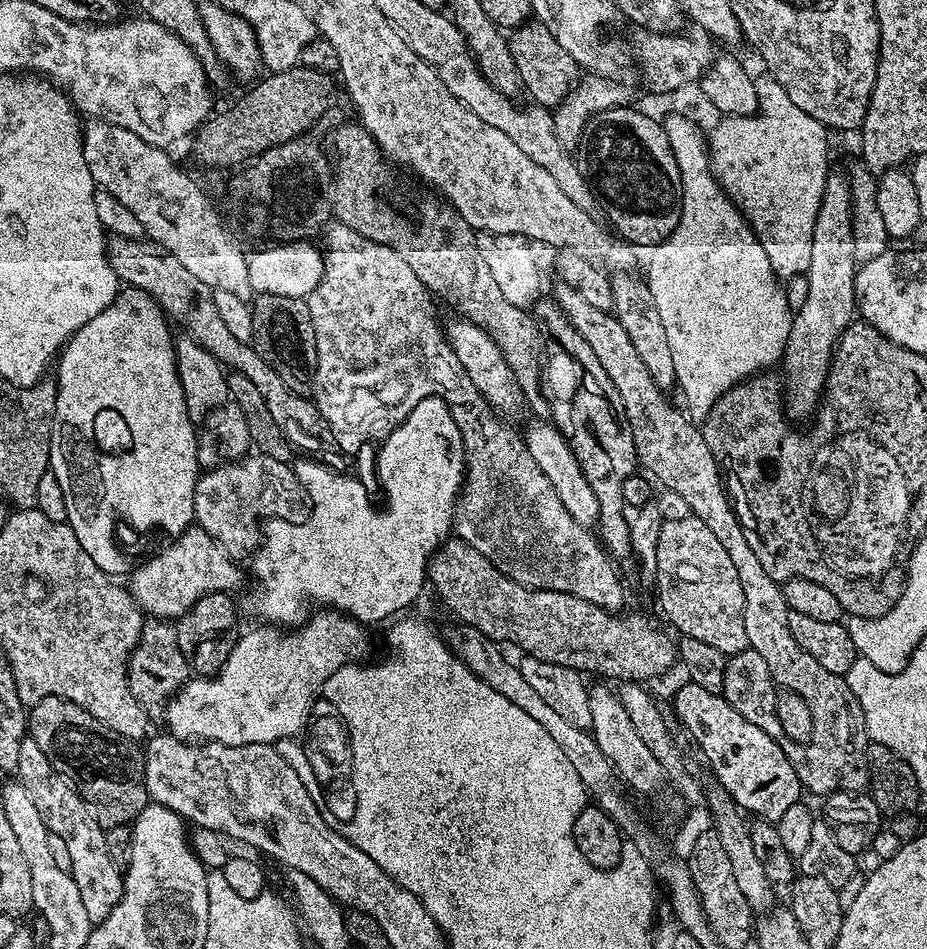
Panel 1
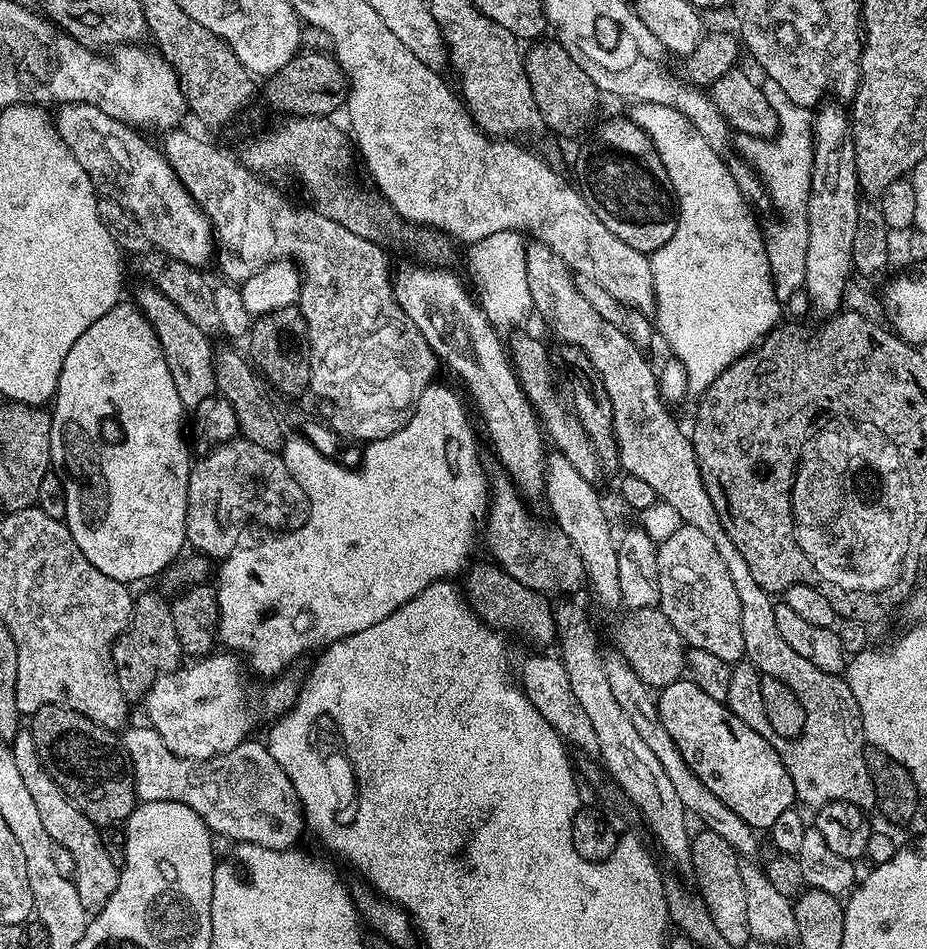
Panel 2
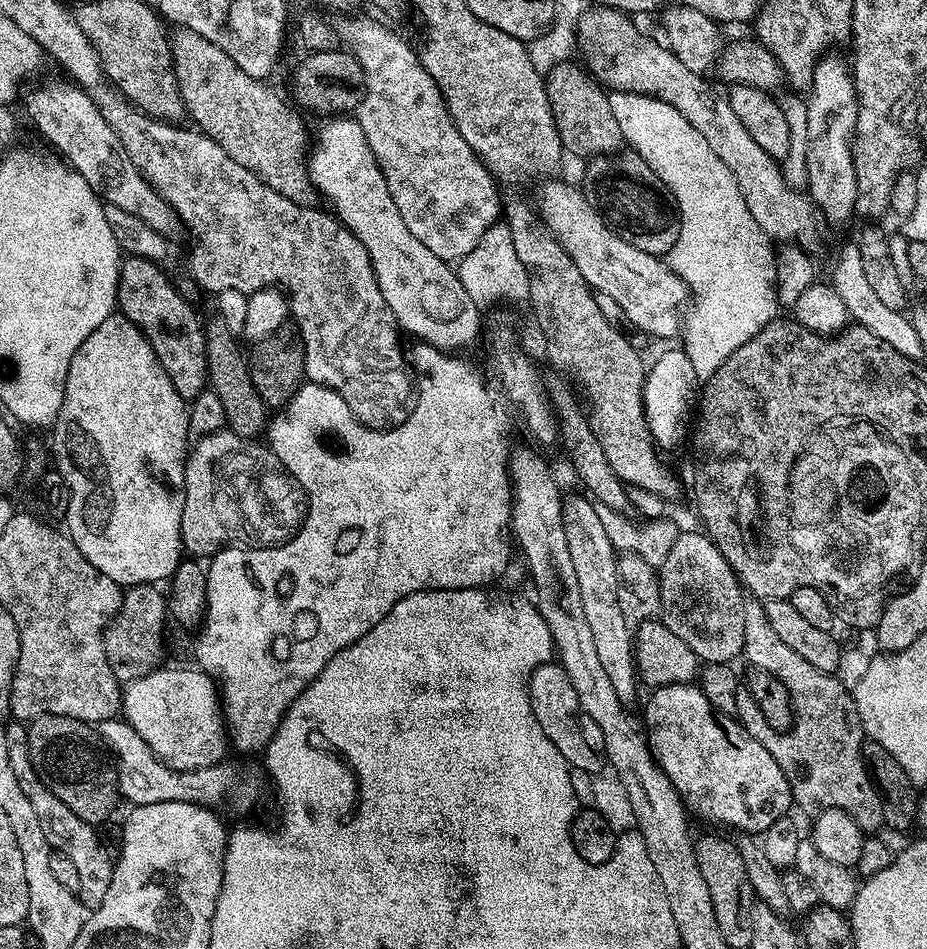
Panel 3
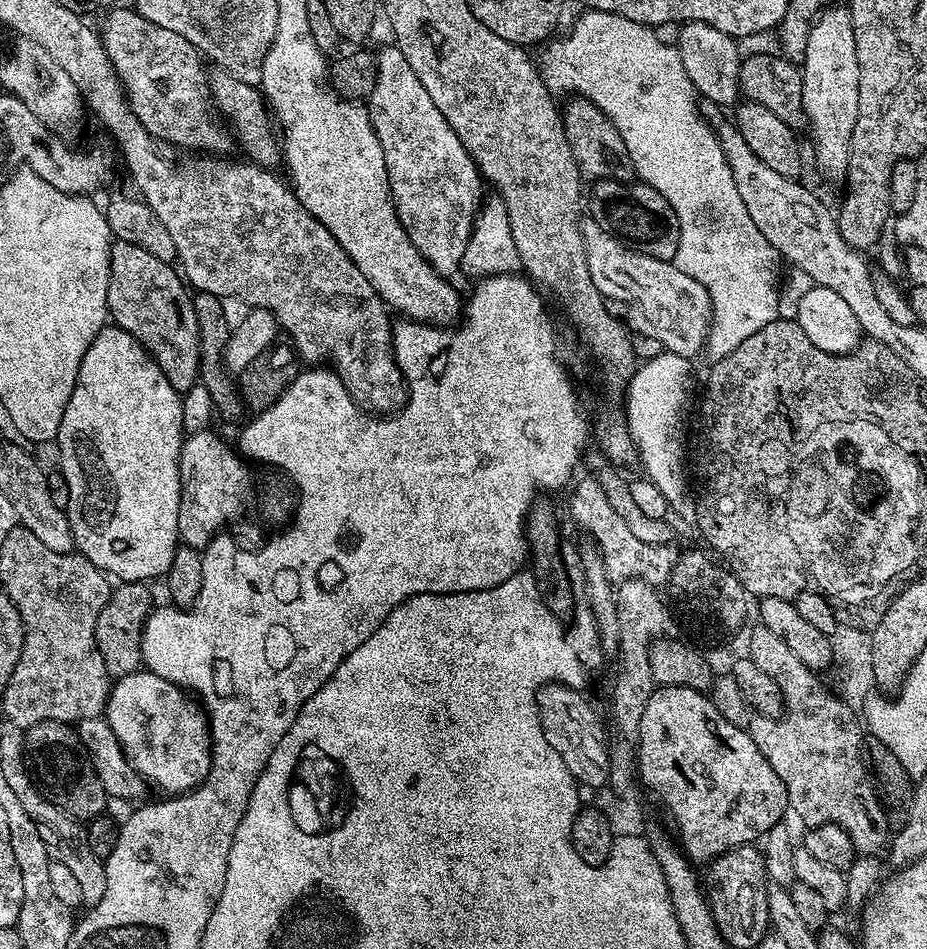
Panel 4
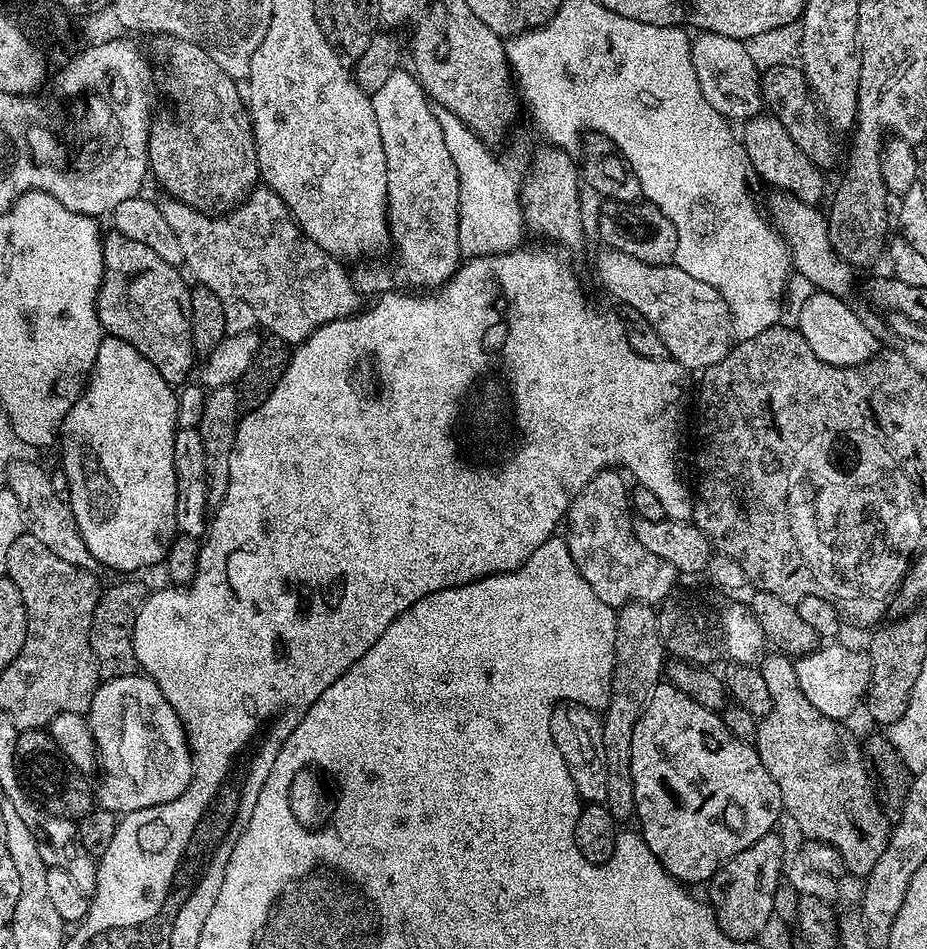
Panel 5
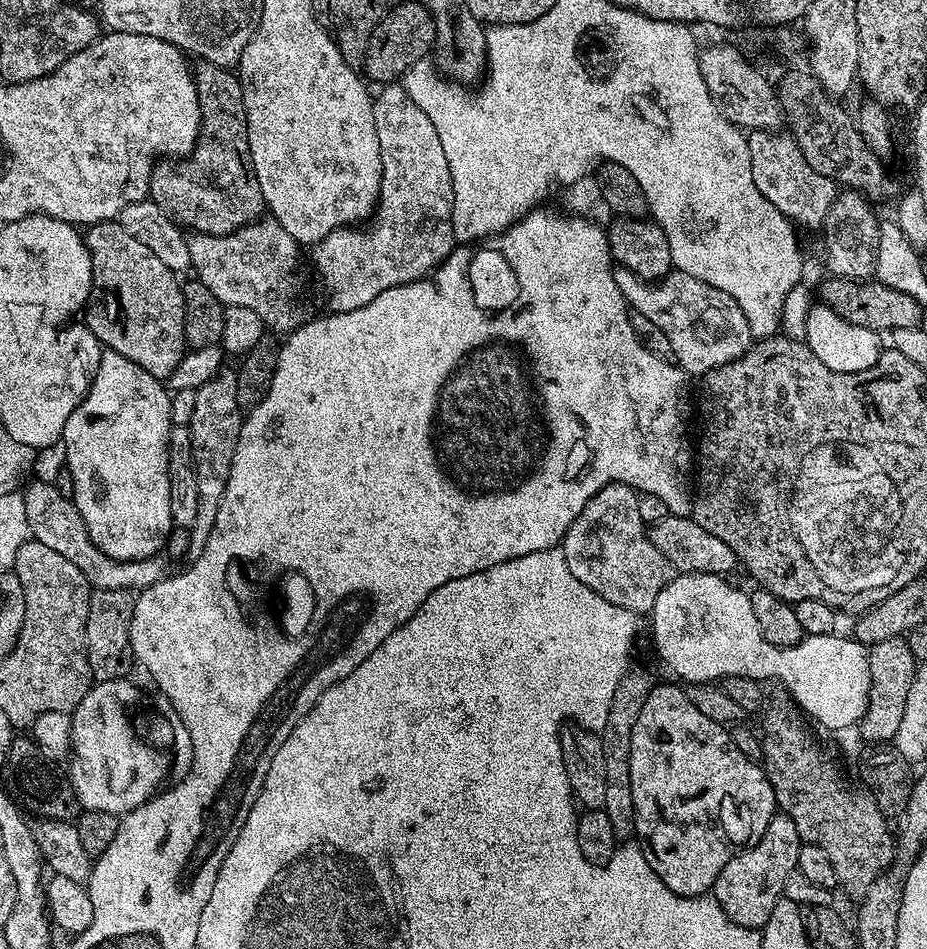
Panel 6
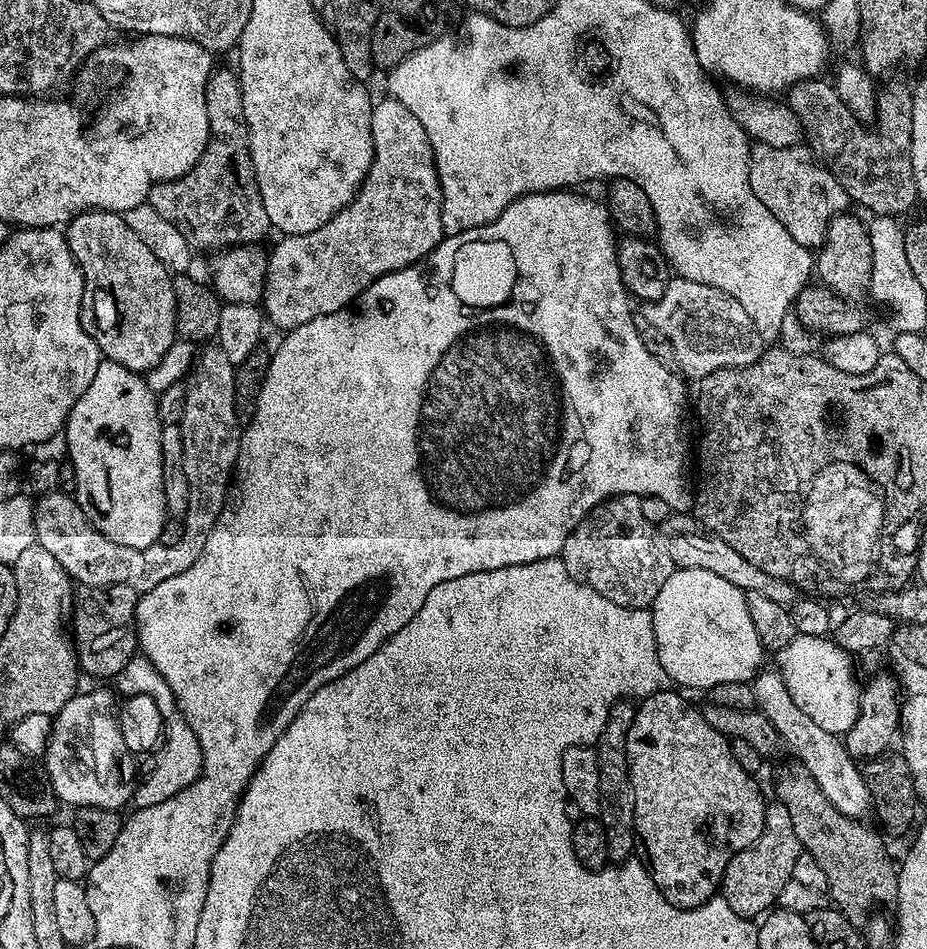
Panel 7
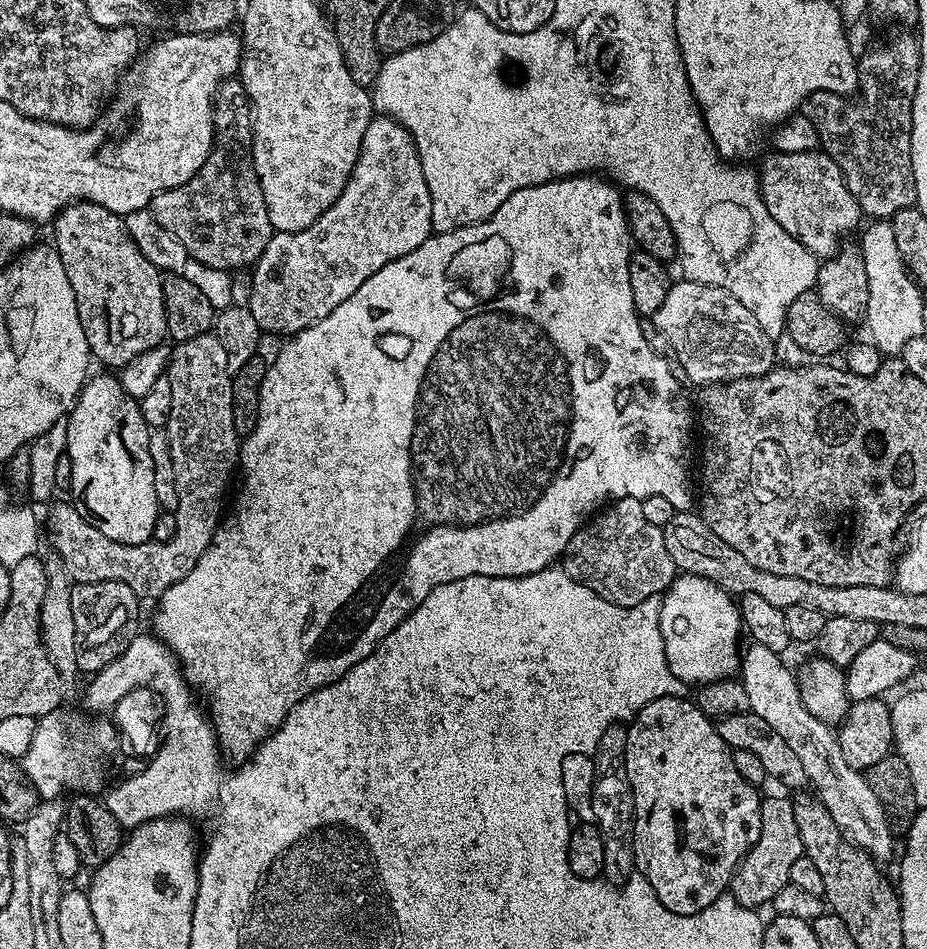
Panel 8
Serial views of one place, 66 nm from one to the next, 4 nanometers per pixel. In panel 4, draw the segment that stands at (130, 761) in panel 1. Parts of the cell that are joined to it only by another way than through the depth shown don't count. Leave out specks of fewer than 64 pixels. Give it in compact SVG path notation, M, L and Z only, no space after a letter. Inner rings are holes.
M47 720L24 729L24 758L28 774L38 785L40 793L56 804L67 816L77 822L87 822L105 811L110 803L107 790L96 776L95 768L86 766L76 757L81 747L80 737L71 723Z

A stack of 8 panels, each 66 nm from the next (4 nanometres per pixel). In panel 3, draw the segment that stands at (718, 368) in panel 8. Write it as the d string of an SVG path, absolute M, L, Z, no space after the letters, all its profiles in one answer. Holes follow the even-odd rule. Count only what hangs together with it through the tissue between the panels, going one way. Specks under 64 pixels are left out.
M552 180L544 188L544 193L540 196L538 211L541 220L552 231L552 236L559 244L564 247L566 254L578 266L582 278L591 286L593 292L606 294L609 298L614 298L618 306L622 306L625 311L625 318L629 325L641 328L644 332L649 332L652 336L661 336L668 340L671 336L679 337L682 332L682 312L680 316L680 307L687 305L690 300L688 287L672 273L671 268L661 257L646 254L646 250L638 250L630 246L630 242L622 242L615 232L608 227L608 224L601 216L596 213L594 206L585 197L579 187L572 184L558 184L558 181Z

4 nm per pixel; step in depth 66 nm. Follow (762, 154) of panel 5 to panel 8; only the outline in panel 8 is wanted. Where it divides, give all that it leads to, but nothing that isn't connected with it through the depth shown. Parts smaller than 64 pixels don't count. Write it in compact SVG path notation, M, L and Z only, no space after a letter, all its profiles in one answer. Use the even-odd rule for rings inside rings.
M775 150L769 153L758 167L758 179L760 197L762 202L766 202L766 210L770 210L770 218L778 222L790 238L802 242L802 246L818 258L835 256L842 247L843 236L856 227L859 229L862 221L858 202L854 202L854 194L850 194L850 186L846 186L846 178L842 170L838 170L838 162L823 150L802 154Z

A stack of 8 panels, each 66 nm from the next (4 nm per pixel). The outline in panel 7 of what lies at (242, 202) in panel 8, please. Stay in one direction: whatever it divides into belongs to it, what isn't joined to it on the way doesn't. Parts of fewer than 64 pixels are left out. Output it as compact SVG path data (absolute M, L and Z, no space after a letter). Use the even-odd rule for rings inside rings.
M213 71L206 86L206 118L208 119L208 145L198 158L196 165L186 175L177 180L168 180L164 184L154 184L146 203L154 206L170 226L182 233L193 250L200 248L207 254L216 254L225 248L234 248L237 244L259 245L260 239L270 232L266 218L266 206L262 206L262 194L254 174L254 162L250 154L246 114L242 110L242 90L240 77L235 71Z

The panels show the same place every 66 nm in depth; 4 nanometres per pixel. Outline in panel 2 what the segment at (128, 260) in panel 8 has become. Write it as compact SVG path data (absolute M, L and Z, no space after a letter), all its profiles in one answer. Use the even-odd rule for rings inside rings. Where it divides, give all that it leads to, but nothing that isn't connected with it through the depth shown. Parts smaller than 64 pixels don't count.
M143 286L136 292L134 303L140 309L141 314L148 319L158 342L162 346L162 358L166 358L166 366L170 369L170 378L174 378L174 386L178 390L178 398L182 398L185 409L194 410L202 398L210 398L217 395L216 382L214 380L214 344L211 344L209 333L198 330L194 322L166 294L162 294L157 288Z

